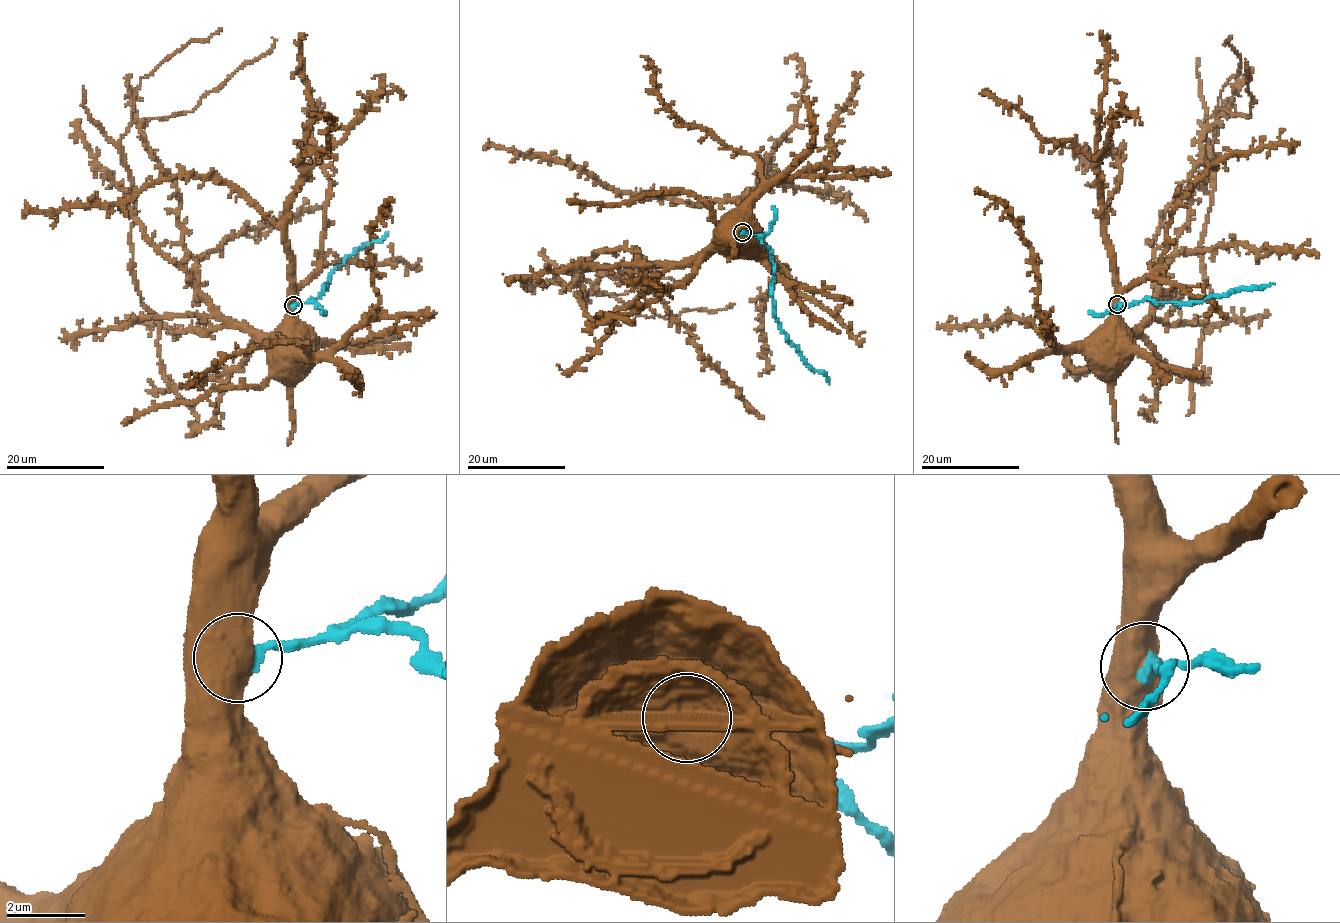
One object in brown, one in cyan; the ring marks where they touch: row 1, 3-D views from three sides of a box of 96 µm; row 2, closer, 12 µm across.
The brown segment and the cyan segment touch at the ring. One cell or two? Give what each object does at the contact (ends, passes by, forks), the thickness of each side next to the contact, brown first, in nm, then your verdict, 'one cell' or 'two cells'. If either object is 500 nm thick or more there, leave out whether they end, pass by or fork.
calibres 800 and 550 nm; two cells

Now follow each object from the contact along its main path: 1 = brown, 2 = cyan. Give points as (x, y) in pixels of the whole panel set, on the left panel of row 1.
1: (293, 305), (289, 311), (288, 350), (285, 354), (288, 355)
2: (293, 305), (315, 298), (342, 261), (372, 240), (381, 239), (388, 231)

